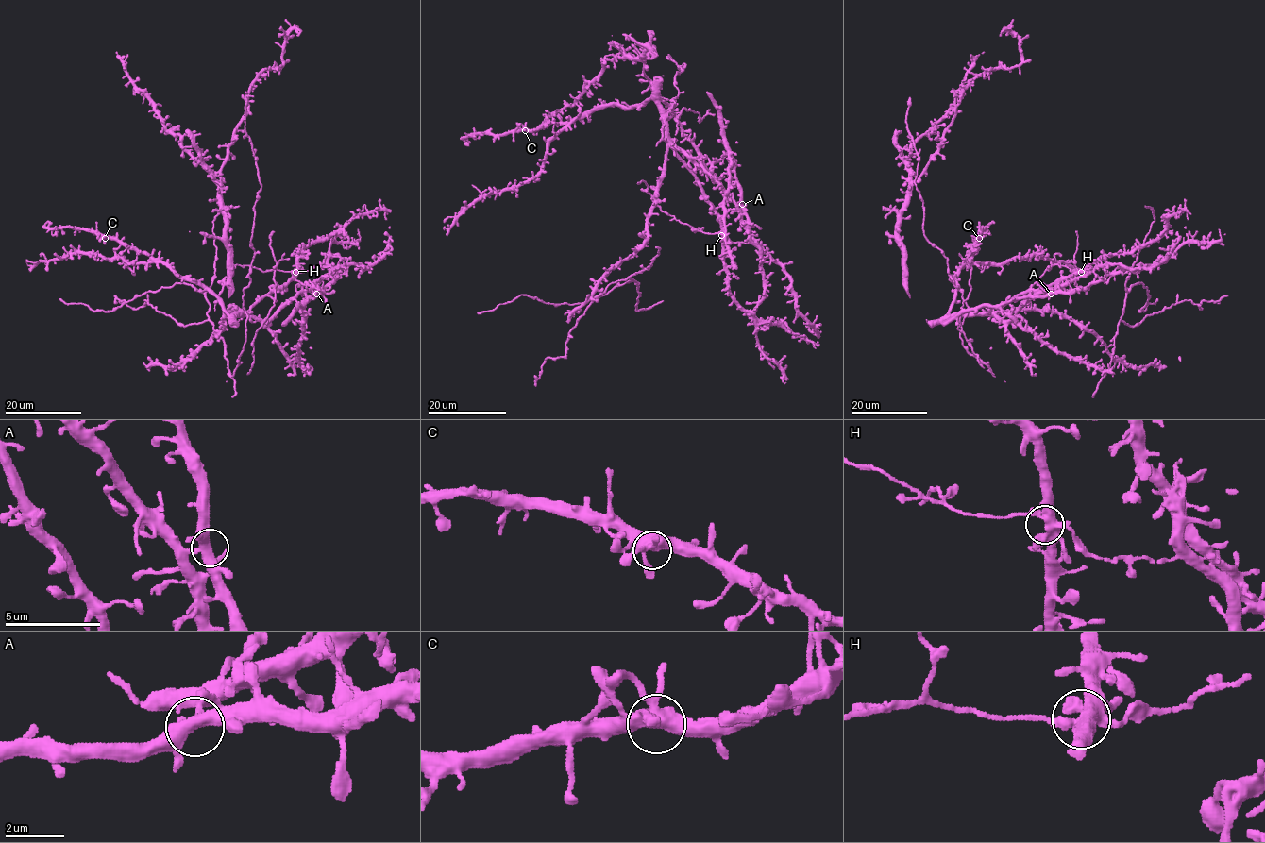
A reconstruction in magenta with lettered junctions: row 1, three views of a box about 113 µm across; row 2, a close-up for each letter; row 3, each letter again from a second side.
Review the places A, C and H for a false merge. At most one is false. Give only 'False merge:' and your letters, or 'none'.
False merge: H

